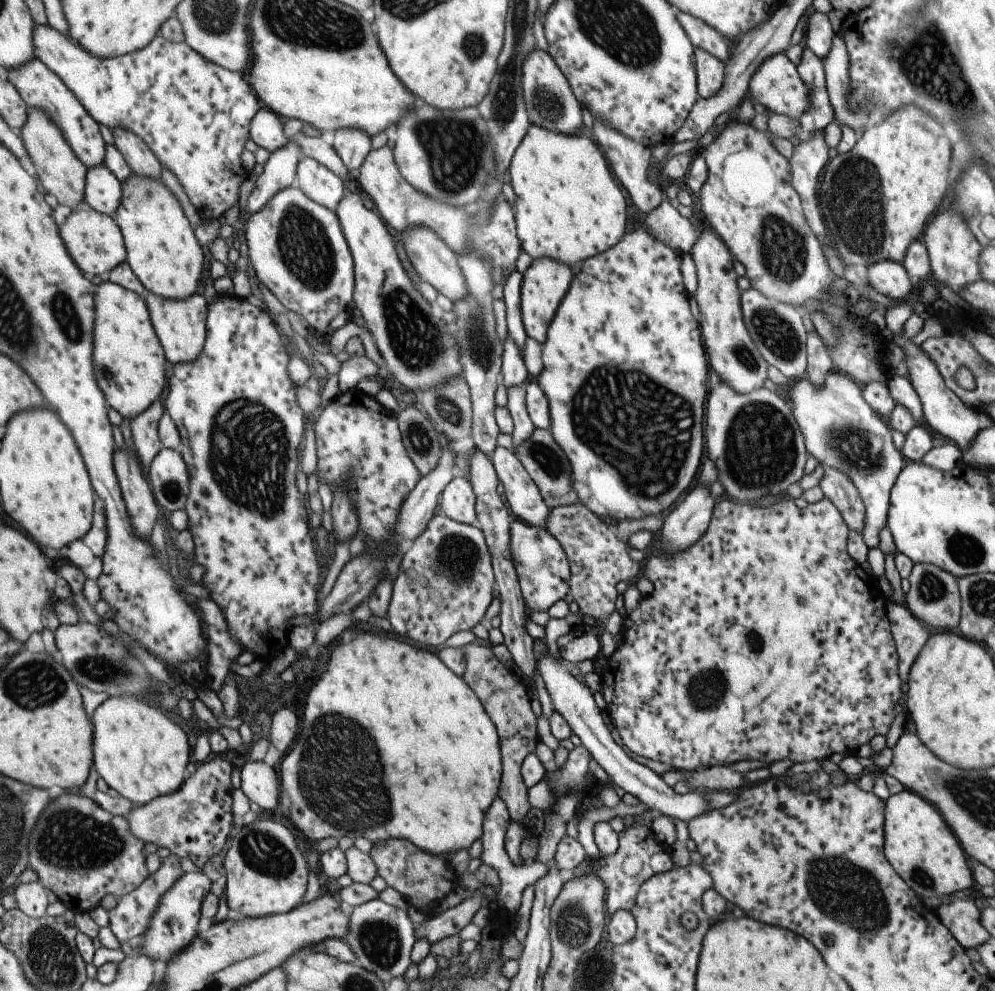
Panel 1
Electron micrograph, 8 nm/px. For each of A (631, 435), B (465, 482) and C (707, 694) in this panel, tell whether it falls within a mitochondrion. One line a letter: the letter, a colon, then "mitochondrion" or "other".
A: mitochondrion
B: other
C: mitochondrion

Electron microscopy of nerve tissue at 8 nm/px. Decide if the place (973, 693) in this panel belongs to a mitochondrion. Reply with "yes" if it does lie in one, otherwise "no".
no

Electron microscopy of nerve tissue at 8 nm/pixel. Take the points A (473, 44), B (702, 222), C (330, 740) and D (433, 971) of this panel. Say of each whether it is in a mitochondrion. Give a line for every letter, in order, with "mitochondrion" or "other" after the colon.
A: mitochondrion
B: other
C: mitochondrion
D: other

